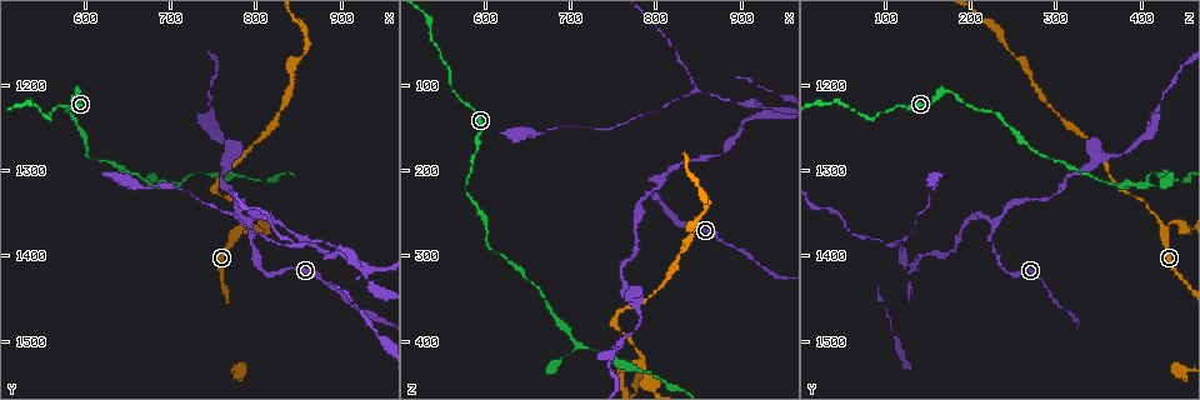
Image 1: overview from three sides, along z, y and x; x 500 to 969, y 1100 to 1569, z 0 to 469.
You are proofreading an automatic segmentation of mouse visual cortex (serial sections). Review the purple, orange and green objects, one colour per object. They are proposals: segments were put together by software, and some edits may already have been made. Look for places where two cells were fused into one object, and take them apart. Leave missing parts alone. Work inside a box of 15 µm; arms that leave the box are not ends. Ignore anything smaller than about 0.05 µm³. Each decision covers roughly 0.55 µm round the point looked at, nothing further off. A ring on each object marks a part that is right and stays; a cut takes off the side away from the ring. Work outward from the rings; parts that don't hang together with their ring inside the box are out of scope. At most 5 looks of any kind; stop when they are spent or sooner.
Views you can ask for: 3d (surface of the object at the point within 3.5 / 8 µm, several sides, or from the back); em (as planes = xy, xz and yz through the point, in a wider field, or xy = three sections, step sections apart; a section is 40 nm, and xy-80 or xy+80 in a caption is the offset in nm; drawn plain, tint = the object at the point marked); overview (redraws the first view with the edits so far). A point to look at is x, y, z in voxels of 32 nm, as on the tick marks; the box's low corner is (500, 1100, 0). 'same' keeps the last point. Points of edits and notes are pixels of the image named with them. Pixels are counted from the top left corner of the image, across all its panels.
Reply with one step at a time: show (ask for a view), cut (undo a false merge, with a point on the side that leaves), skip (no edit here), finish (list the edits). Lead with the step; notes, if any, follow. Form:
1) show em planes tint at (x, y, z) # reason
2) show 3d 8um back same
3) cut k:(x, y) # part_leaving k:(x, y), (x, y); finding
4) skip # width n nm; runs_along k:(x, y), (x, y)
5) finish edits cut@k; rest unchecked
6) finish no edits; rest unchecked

show 3d 3.5um at (790, 1360, 230) # three arms meet

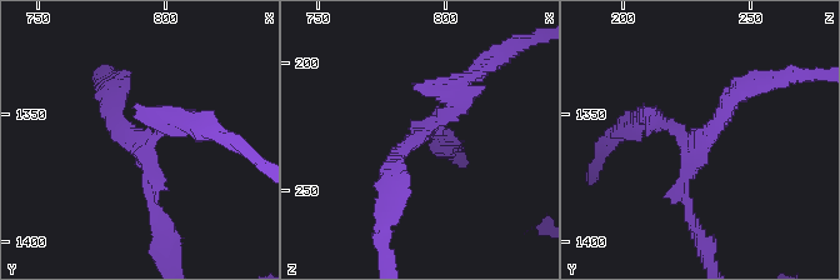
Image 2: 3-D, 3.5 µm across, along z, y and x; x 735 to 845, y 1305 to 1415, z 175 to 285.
show em xy step 3 tint at (792, 1364, 226) # arms 3; arm_widths 150, 200, 200 nm; now the EM

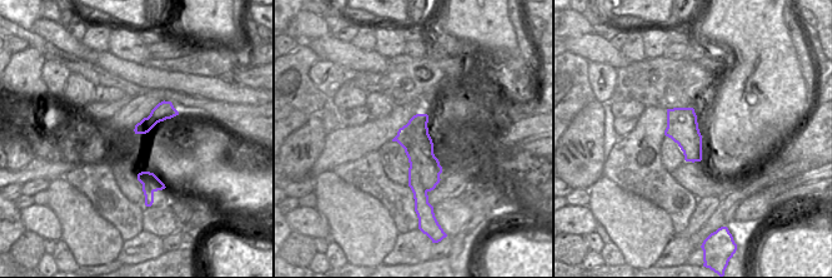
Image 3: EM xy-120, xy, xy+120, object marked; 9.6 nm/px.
cut 2:(734, 99) # part_leaving 2:(710, 133), (736, 94), (804, 75); two cells meet here

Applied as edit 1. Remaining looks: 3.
show overview # redraw

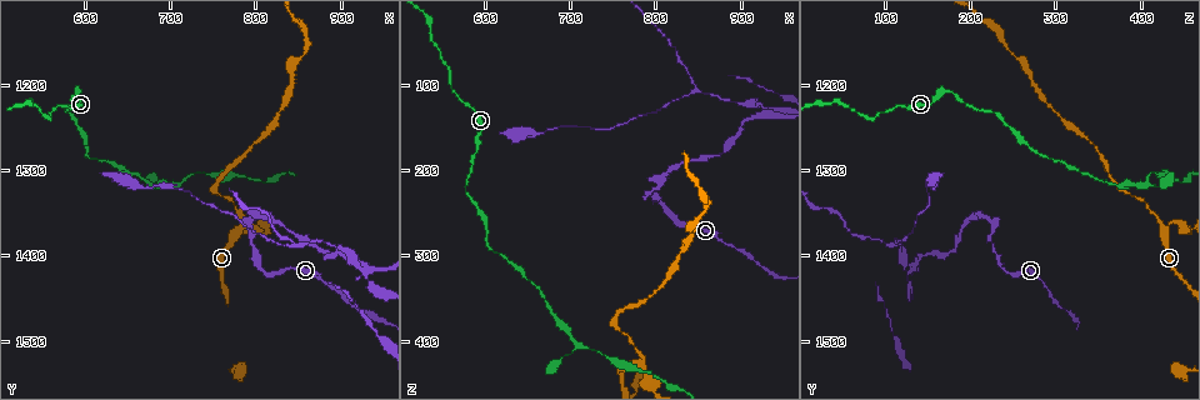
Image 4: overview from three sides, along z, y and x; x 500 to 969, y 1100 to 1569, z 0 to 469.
show 3d 3.5um at (925, 1420, 125) # four-way junction

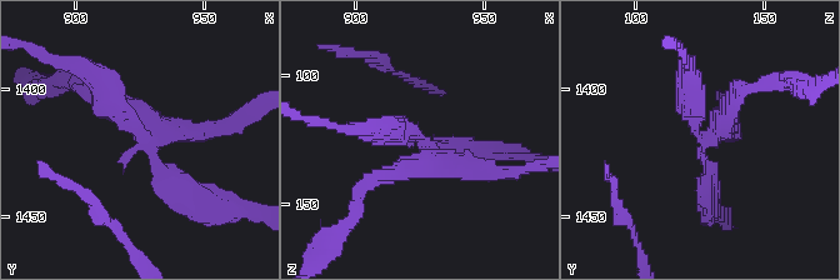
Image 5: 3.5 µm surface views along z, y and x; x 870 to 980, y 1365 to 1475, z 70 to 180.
show em xy step 2 tint at (929, 1421, 128) # arms 4; arm_widths 200, 200, 300, 300 nm

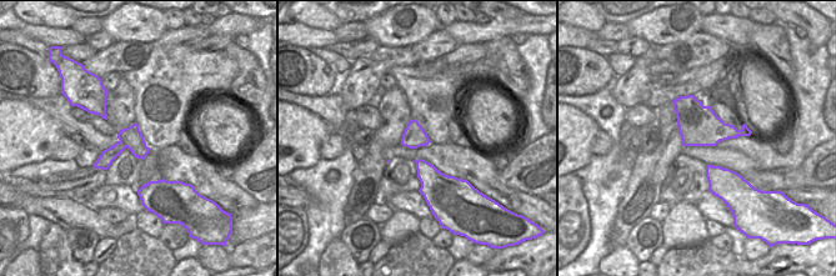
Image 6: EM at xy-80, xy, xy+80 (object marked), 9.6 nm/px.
cut 5:(468, 144) # part_leaving 5:(424, 141), (413, 131), (331, 125); two cells meet here

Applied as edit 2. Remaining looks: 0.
finish edits cut@2, cut@5; rest unchecked

